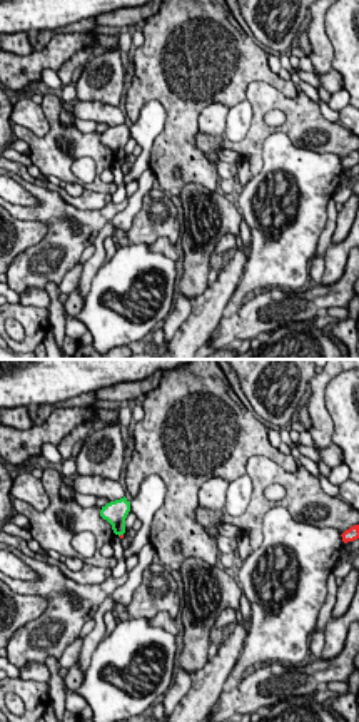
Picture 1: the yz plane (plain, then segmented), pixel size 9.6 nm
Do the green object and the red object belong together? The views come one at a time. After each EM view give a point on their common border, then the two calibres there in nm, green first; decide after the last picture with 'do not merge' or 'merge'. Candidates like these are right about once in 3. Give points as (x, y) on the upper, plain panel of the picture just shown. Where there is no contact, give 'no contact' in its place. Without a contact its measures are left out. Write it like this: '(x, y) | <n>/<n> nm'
(121, 159) | 220/30 nm

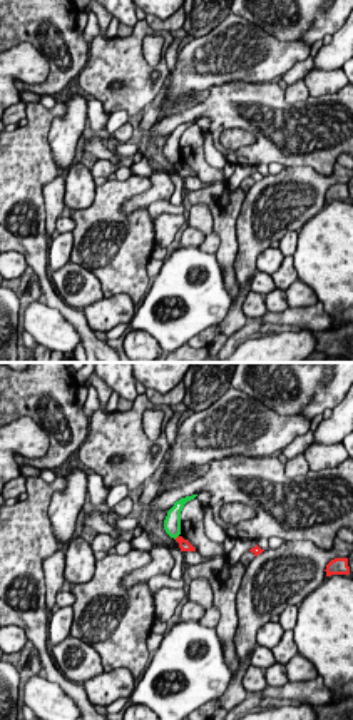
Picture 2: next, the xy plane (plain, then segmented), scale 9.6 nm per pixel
(176, 162) | 160/120 nm

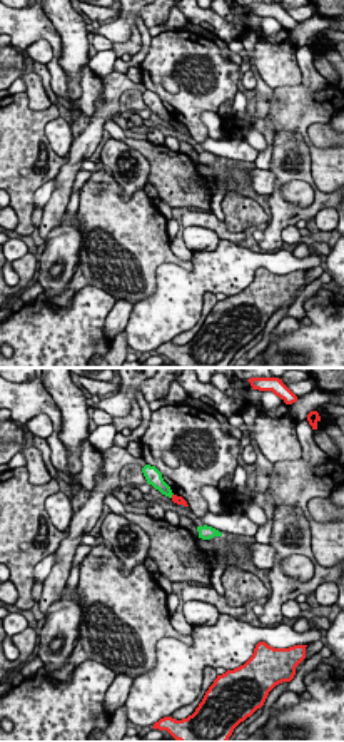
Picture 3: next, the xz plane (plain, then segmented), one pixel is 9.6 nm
(172, 119) | 160/90 nm

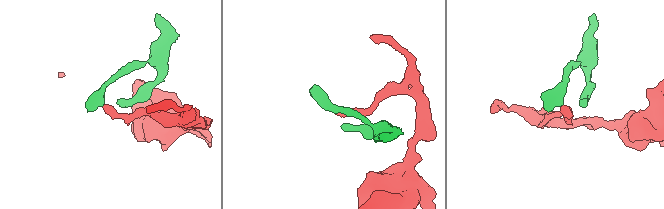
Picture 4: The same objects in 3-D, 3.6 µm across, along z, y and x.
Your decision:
do not merge

